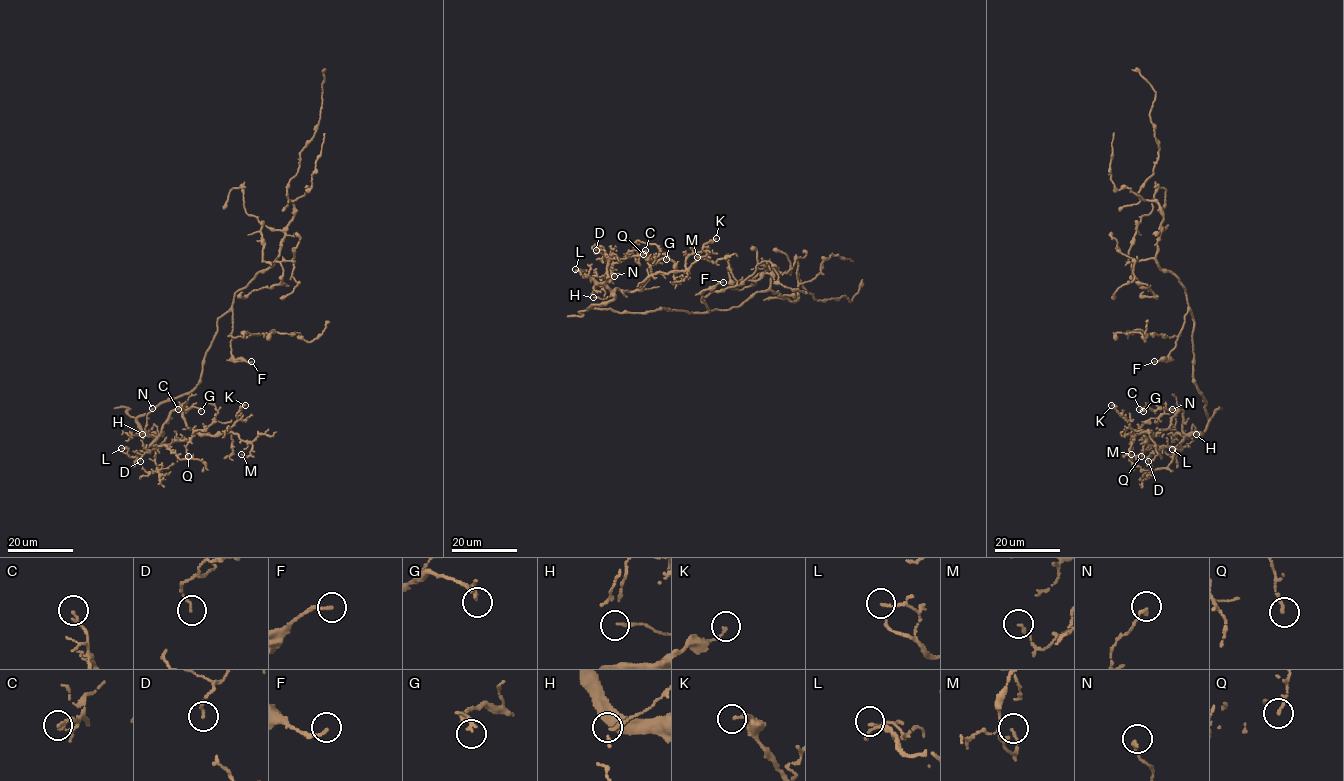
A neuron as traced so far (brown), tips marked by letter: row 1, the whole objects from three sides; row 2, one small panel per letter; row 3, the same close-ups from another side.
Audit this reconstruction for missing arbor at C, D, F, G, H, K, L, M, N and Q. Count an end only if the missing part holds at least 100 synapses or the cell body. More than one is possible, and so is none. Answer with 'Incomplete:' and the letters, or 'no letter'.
Incomplete: no letter

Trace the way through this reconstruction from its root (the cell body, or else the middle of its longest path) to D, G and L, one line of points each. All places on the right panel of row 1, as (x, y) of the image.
D: (1192, 333), (1194, 382), (1206, 401), (1208, 426), (1201, 433), (1188, 433), (1176, 447), (1162, 447), (1148, 461)
G: (1192, 333), (1193, 379), (1206, 401), (1206, 429), (1201, 433), (1186, 434), (1182, 410), (1145, 407), (1143, 411)
L: (1192, 333), (1194, 382), (1206, 401), (1208, 424), (1201, 433), (1186, 435), (1176, 457), (1172, 449)

